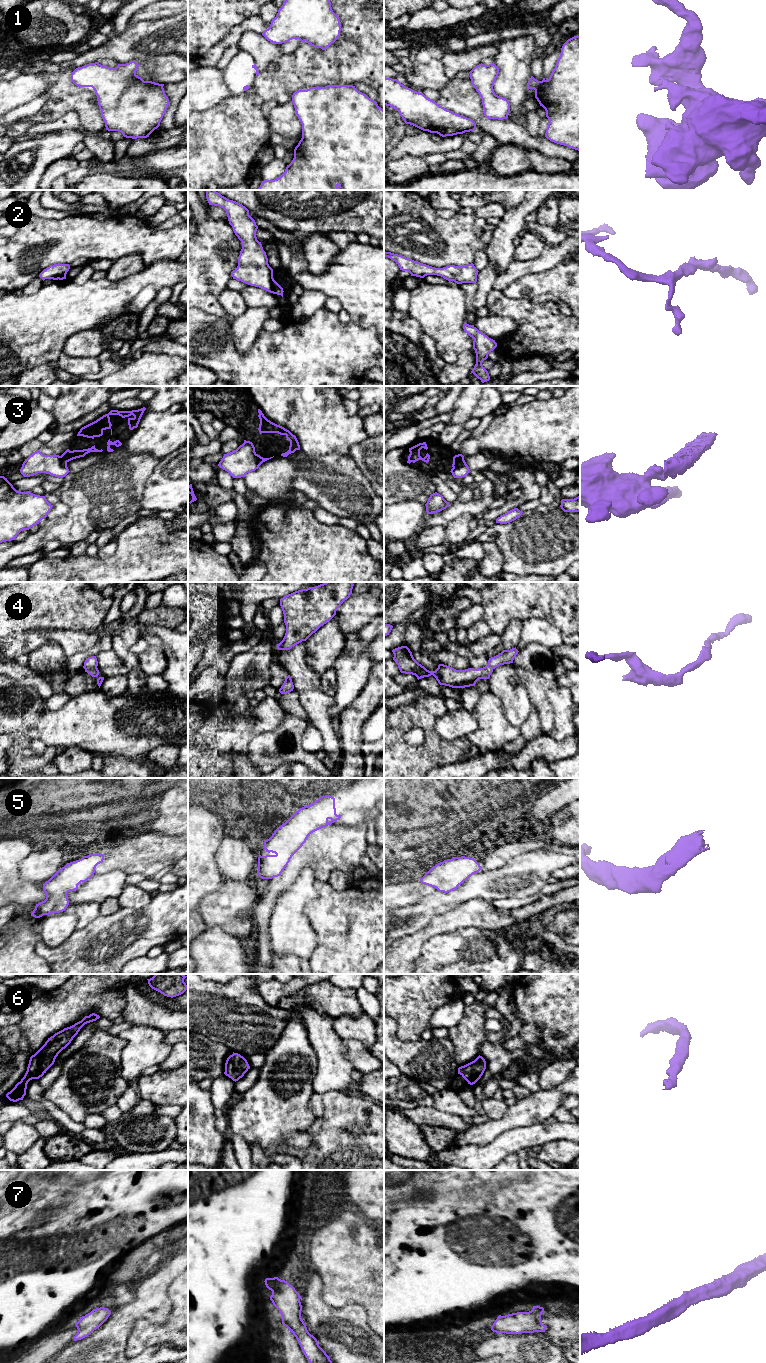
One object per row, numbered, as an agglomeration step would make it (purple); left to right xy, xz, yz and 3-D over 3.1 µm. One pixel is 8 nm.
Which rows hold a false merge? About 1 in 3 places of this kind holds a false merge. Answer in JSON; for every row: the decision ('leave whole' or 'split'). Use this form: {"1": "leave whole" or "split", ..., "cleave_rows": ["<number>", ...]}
{"1": "leave whole", "2": "leave whole", "3": "split", "4": "leave whole", "5": "leave whole", "6": "leave whole", "7": "leave whole", "cleave_rows": ["3"]}

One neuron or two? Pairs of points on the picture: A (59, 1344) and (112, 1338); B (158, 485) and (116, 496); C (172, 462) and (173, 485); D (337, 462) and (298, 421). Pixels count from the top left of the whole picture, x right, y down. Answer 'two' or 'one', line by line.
A: two
B: two
C: one
D: two

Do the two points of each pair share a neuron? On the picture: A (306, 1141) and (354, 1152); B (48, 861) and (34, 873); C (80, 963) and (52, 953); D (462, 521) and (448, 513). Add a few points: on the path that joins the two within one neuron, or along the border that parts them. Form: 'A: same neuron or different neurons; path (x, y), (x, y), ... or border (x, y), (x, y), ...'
A: different neurons; border (315, 1134), (313, 1142), (304, 1149)
B: same neuron; path (45, 863), (37, 870)
C: same neuron; path (73, 963), (59, 958)
D: different neurons; border (472, 516), (464, 513), (453, 519), (445, 527)

